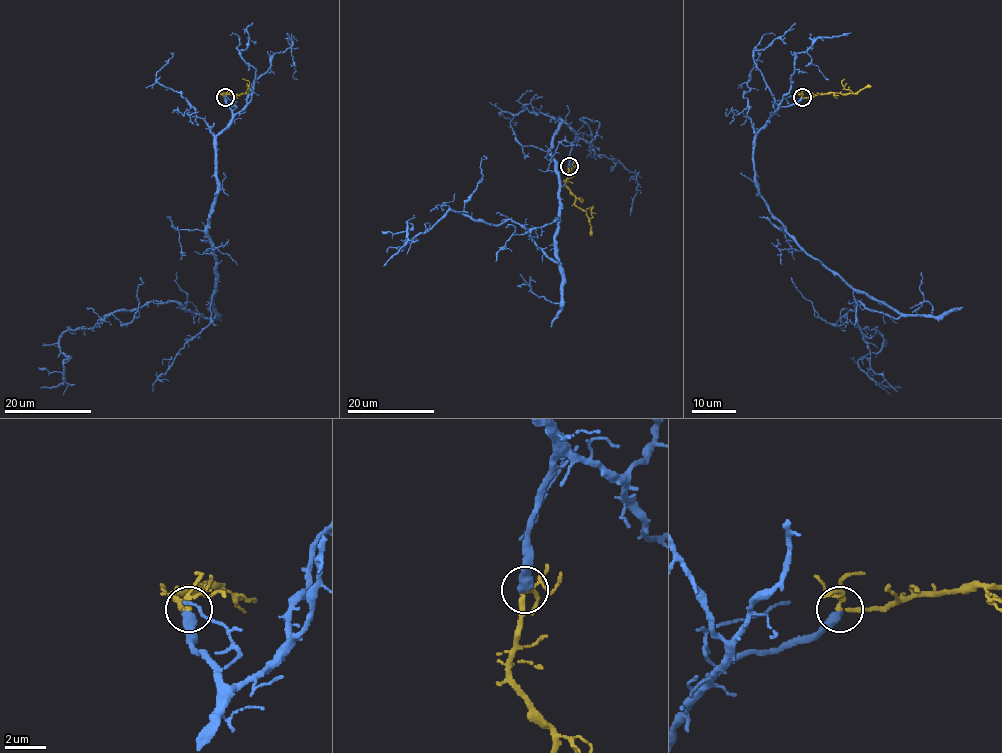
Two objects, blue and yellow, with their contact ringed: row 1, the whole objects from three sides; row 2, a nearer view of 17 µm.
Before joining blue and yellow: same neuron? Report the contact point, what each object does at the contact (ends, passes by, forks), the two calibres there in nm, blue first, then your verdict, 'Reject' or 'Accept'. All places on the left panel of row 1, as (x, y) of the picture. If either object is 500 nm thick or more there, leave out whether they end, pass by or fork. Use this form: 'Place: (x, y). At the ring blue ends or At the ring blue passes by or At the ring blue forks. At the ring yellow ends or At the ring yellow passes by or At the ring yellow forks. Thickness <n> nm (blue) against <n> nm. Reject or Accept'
Place: (225, 97). At the ring blue ends. At the ring yellow forks. Thickness 480 nm (blue) against 170 nm. Accept

